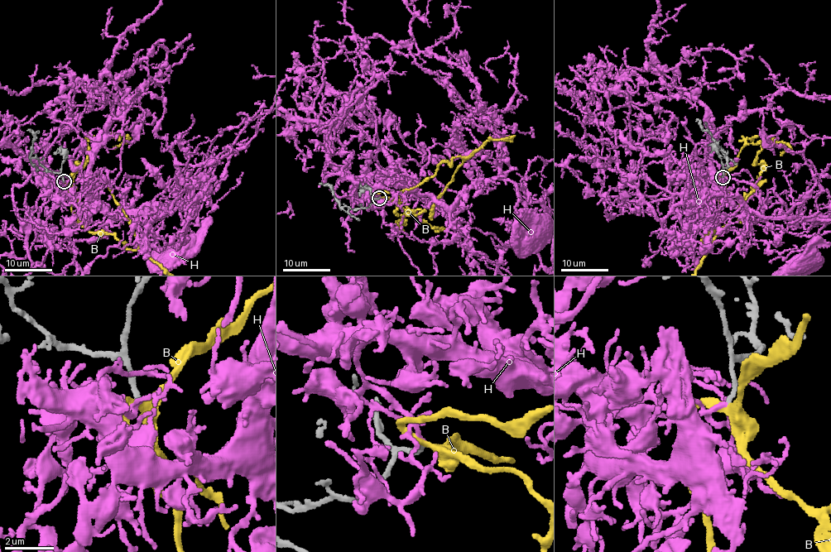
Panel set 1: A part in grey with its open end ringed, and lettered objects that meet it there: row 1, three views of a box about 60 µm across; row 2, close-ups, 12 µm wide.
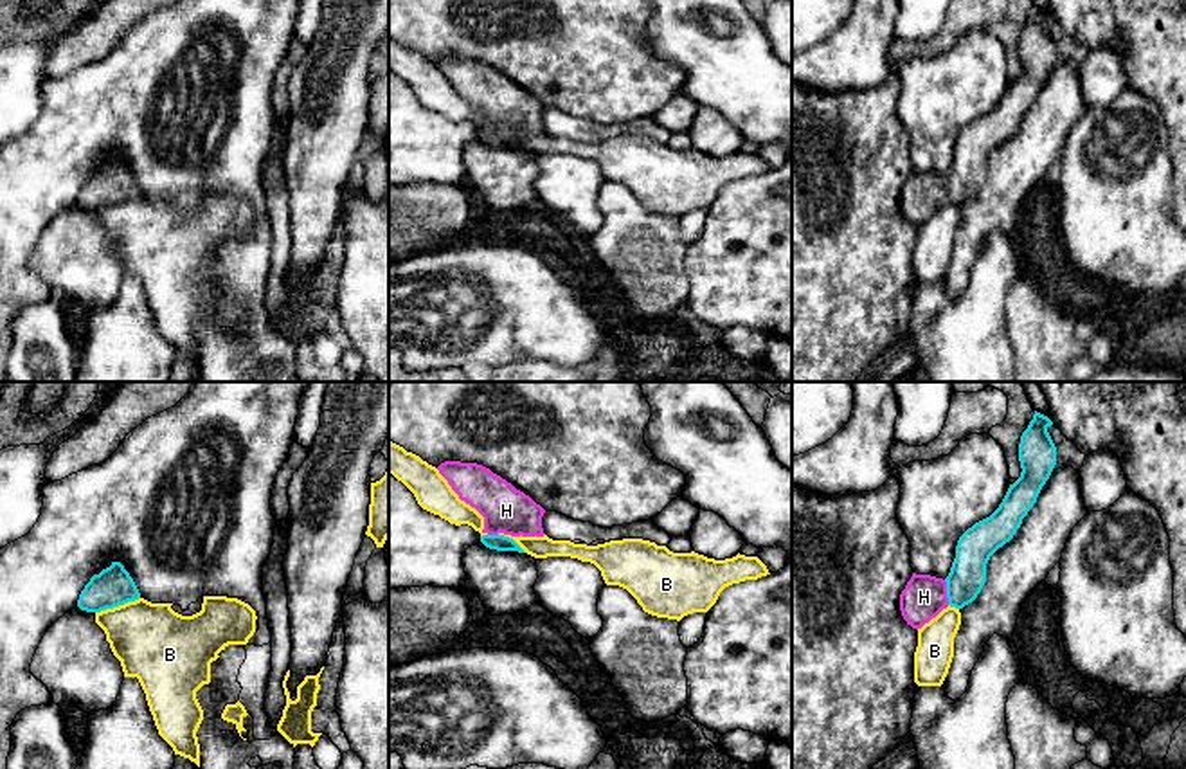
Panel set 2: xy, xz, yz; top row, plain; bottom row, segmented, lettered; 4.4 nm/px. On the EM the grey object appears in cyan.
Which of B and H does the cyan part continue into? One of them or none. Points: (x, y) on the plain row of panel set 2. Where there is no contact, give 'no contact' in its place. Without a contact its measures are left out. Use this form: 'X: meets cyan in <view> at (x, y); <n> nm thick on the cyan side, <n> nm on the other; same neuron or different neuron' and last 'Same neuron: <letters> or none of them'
B: meets cyan in xy at (117, 202); 170 nm thick on the cyan side, 340 nm on the other; different neuron
H: meets cyan in yz at (947, 189); 160 nm thick on the cyan side, 190 nm on the other; same neuron
Same neuron: H

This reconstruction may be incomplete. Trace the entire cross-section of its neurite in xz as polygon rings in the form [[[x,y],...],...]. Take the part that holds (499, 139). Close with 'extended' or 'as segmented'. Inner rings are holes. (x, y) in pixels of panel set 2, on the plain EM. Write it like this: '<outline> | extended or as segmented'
[[[445,58],[437,63],[461,97],[484,113],[481,139],[497,148],[526,149],[515,133],[544,133],[545,106],[511,79],[477,59]]] | extended

